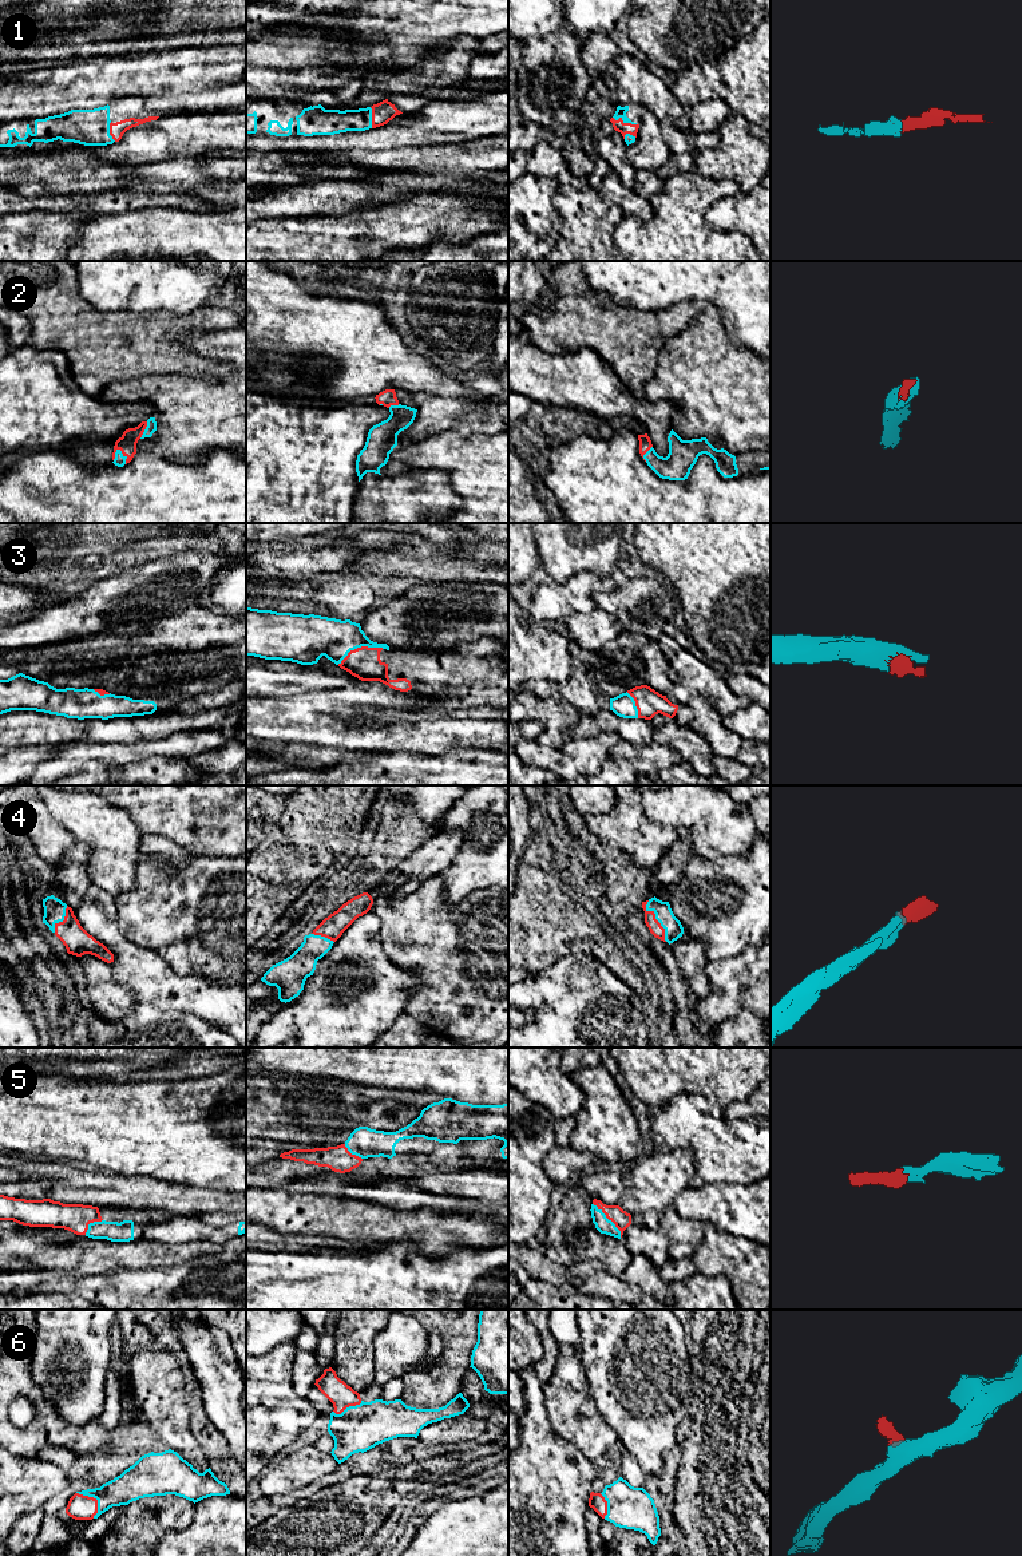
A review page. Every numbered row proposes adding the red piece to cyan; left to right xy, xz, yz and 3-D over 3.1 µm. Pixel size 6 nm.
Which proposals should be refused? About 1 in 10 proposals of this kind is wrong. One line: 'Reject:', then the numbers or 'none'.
Reject: none

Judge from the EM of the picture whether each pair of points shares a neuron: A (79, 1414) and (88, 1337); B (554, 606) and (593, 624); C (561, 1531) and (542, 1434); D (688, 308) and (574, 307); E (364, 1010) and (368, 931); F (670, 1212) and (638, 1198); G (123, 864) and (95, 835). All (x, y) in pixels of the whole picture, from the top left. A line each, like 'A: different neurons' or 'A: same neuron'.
A: same neuron
B: different neurons
C: same neuron
D: same neuron
E: same neuron
F: different neurons
G: same neuron

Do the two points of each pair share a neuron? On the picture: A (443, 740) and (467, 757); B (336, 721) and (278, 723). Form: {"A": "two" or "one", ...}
{"A": "two", "B": "one"}

